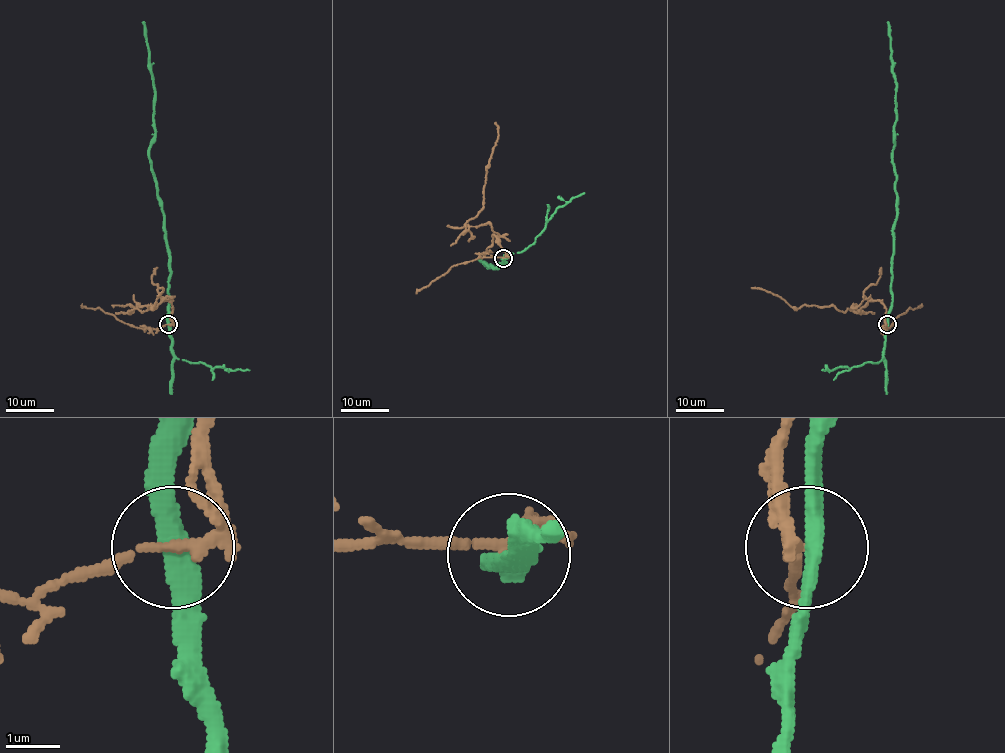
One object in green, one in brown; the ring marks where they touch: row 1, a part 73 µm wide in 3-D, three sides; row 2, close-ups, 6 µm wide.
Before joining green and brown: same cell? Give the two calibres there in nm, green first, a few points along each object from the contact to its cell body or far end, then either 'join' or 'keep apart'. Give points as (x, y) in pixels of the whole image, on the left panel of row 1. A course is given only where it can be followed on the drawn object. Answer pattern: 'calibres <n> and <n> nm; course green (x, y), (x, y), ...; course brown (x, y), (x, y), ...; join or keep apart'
calibres 360 and 170 nm; course green (169, 324), (170, 256), (163, 202), (158, 196), (150, 158), (151, 139), (154, 136), (154, 84), (144, 21); course brown (169, 324), (172, 307), (164, 298), (157, 306), (135, 307), (130, 312), (153, 307), (163, 292), (160, 287); keep apart

